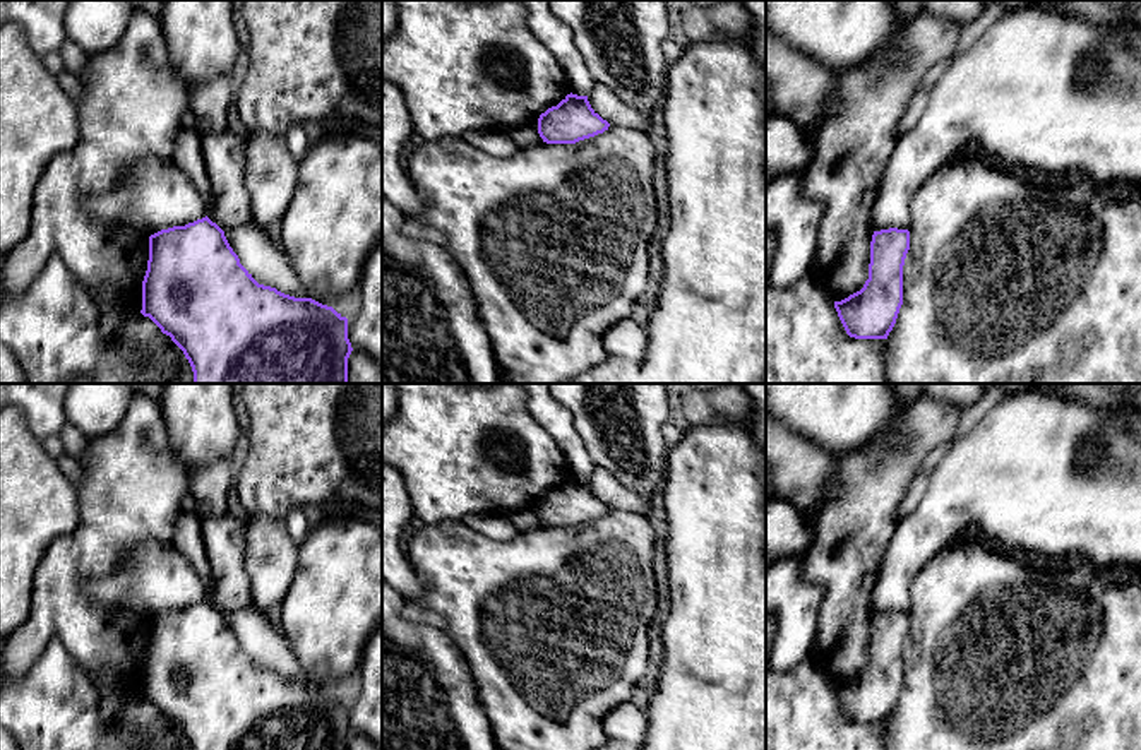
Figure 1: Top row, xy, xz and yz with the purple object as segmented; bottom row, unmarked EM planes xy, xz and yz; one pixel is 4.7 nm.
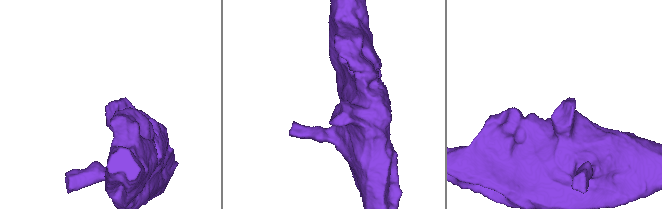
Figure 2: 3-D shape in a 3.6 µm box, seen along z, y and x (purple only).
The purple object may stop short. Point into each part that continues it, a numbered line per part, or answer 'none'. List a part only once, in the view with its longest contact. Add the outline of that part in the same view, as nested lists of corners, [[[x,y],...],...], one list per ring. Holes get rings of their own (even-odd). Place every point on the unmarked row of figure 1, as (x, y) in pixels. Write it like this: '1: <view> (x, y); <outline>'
none

